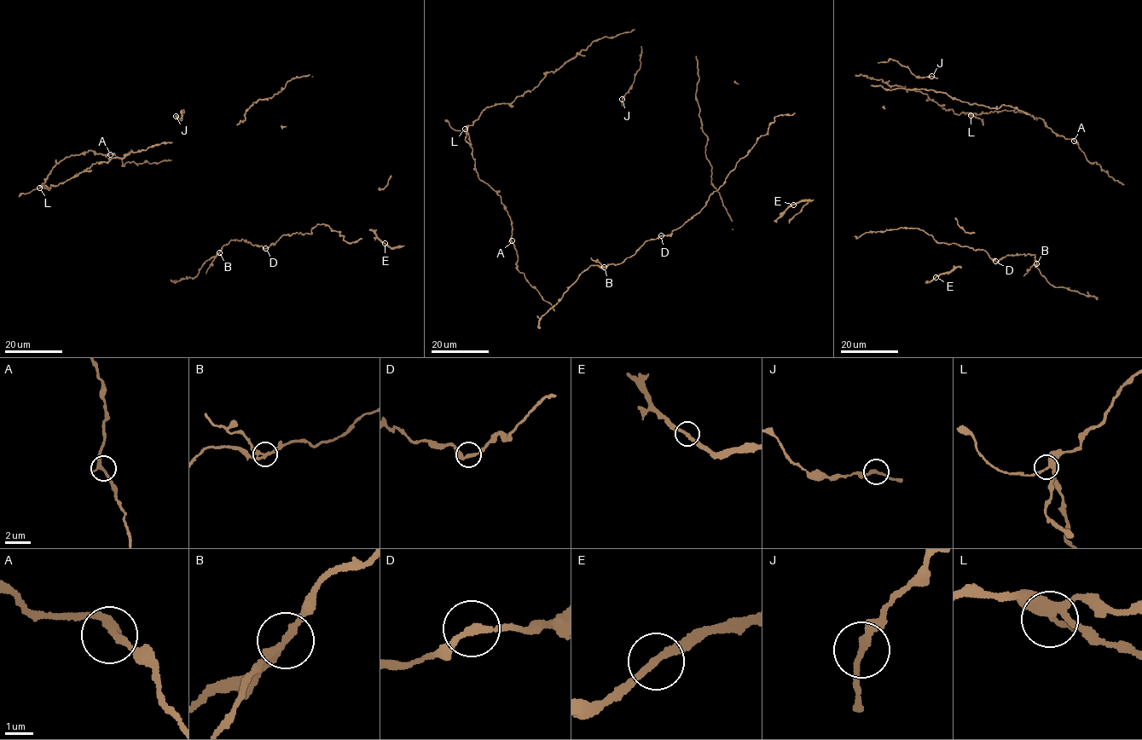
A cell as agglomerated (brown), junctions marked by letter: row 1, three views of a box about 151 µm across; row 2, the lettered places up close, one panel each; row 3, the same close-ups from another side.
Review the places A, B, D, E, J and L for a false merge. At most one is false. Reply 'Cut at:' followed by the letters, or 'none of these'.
Cut at: B

